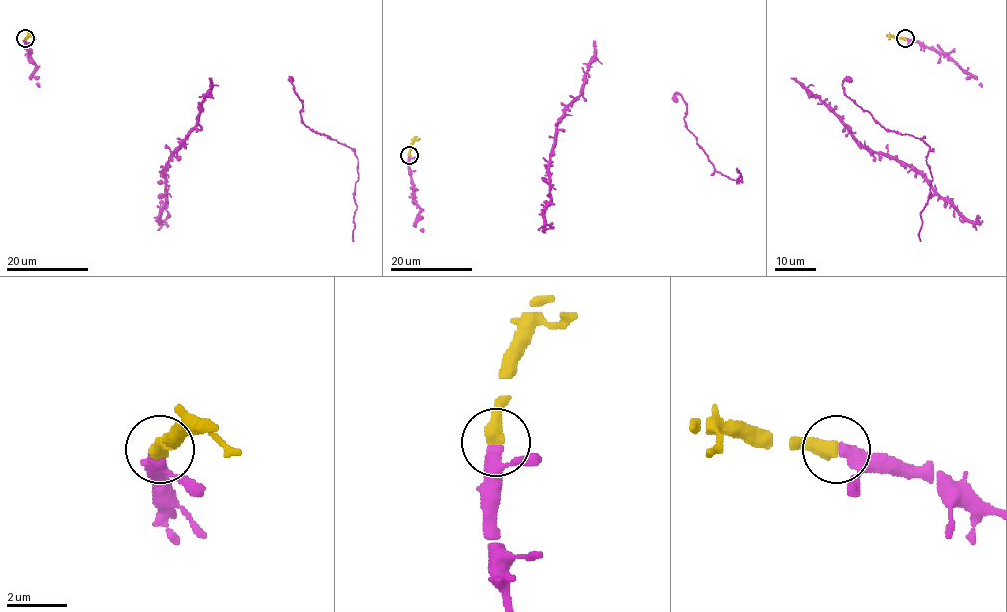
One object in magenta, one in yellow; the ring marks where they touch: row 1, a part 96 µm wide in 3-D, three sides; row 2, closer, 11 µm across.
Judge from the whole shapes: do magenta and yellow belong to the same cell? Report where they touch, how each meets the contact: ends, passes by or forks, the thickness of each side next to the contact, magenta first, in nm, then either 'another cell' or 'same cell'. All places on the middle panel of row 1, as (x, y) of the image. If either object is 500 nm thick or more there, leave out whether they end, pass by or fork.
place (409, 155); magenta passes by; yellow ends; calibres 340 and 480 nm; same cell

